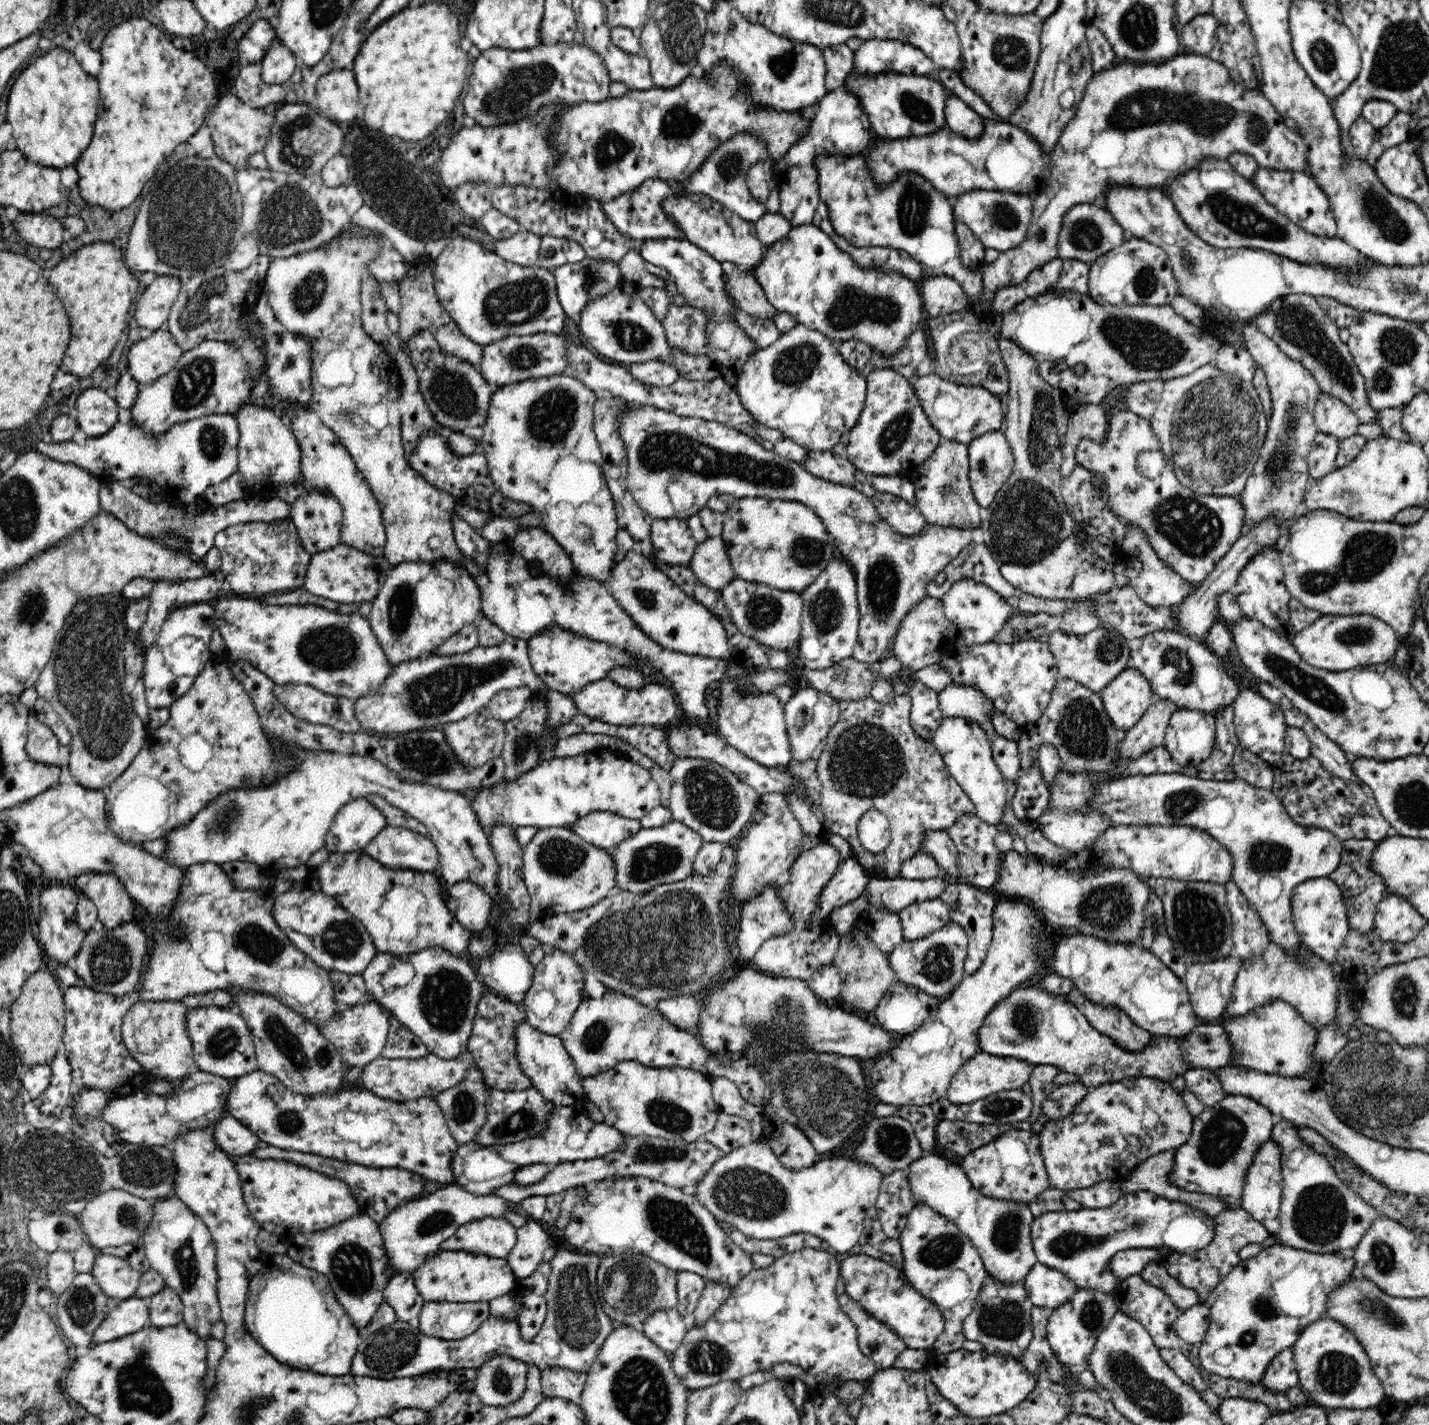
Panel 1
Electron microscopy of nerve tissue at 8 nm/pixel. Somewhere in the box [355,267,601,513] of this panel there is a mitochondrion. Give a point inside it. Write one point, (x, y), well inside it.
(524, 300)

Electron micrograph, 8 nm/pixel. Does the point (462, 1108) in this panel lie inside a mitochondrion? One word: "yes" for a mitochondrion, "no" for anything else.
yes

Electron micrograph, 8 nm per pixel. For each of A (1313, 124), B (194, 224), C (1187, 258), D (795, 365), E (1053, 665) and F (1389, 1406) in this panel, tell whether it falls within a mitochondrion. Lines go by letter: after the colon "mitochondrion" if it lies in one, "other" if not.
A: mitochondrion
B: mitochondrion
C: mitochondrion
D: mitochondrion
E: other
F: other

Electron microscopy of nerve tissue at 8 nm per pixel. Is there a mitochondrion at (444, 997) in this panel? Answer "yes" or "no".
yes

